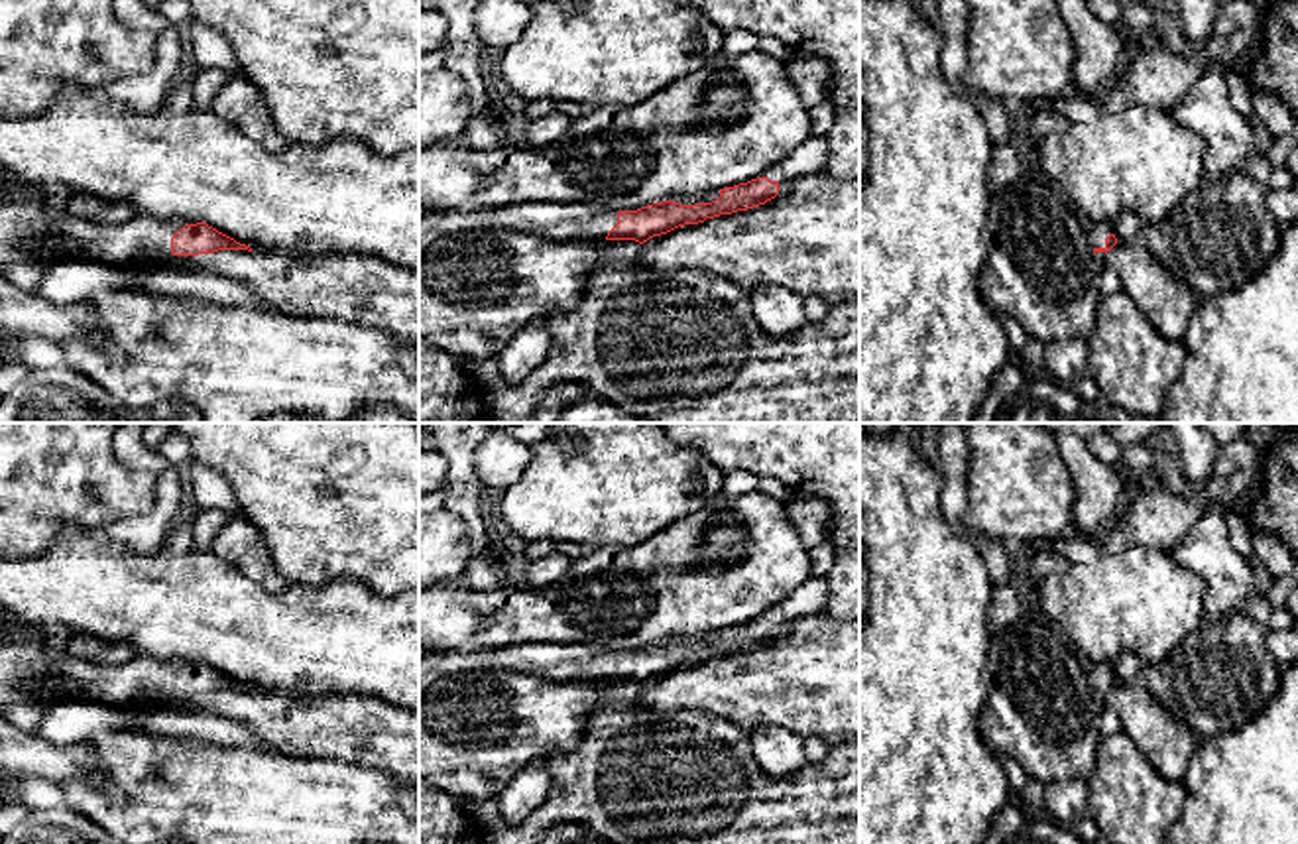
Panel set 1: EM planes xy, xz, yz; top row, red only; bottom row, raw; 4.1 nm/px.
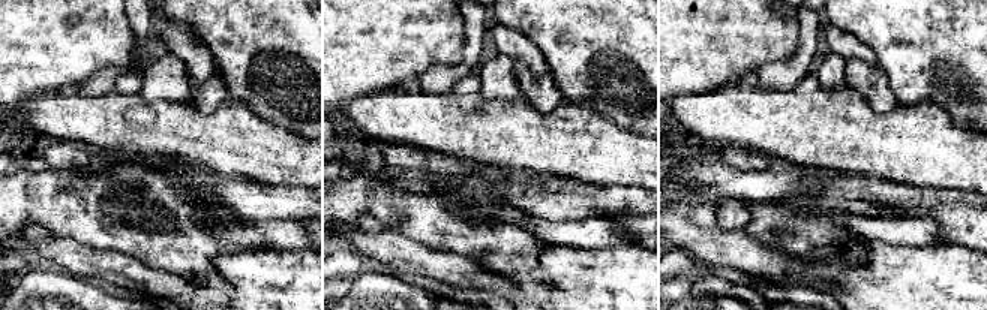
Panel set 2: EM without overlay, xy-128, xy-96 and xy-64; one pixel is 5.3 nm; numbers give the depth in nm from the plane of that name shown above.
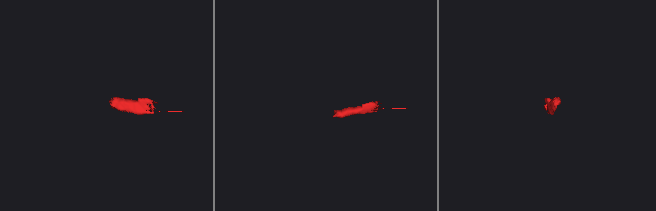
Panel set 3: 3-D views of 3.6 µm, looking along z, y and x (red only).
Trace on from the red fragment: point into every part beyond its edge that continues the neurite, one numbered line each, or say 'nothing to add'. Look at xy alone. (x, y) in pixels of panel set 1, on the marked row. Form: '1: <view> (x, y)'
1: xy (30, 231)

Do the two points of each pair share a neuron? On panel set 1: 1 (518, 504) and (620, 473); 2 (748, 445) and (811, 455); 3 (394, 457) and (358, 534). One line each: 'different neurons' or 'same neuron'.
1: same neuron
2: same neuron
3: same neuron

